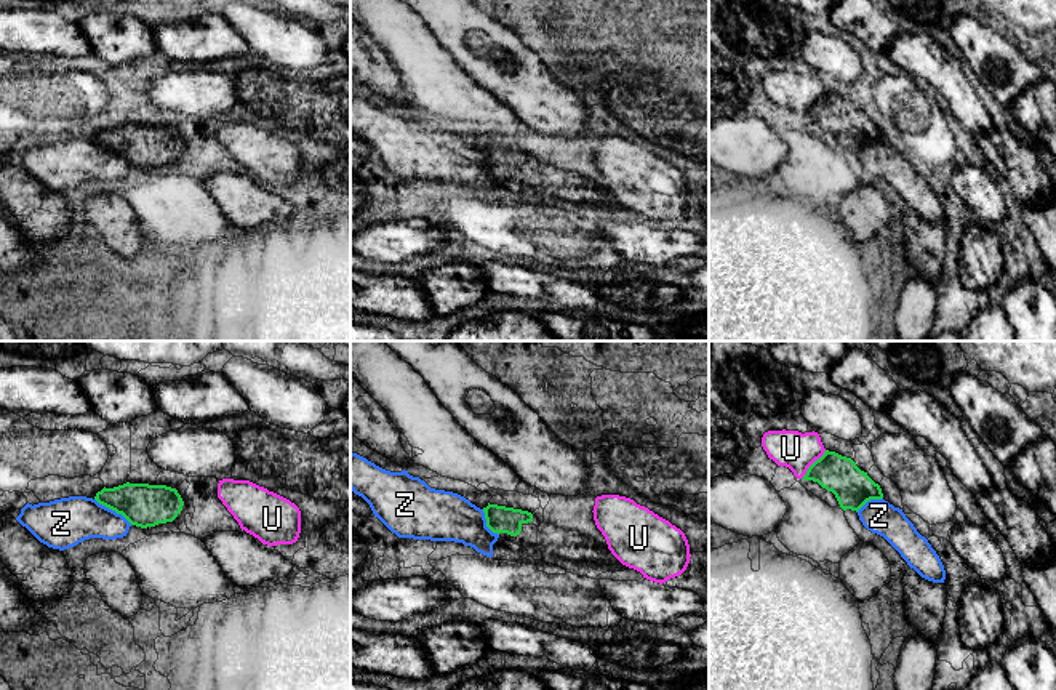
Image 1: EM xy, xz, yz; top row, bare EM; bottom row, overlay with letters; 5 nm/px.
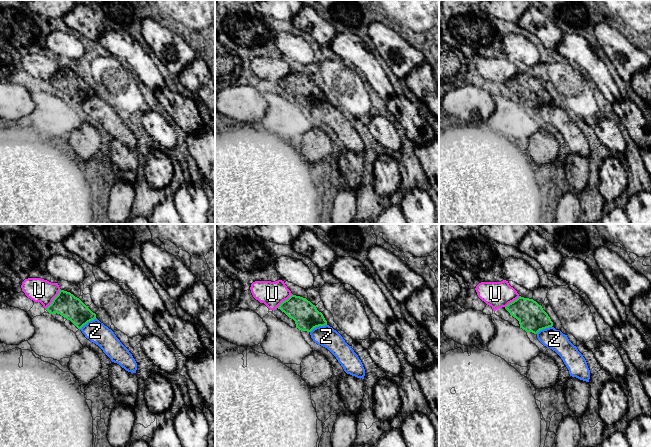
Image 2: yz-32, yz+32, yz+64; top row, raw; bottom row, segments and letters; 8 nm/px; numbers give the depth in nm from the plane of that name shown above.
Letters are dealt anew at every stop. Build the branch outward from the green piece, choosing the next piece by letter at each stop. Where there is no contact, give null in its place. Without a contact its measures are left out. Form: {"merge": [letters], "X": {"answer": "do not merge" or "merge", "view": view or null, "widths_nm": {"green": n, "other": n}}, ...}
{"merge": [], "U": {"answer": "do not merge", "view": "yz", "widths_nm": {"green": 190, "other": 190}}, "Z": {"answer": "do not merge", "view": "xy", "widths_nm": {"green": 220, "other": 240}}}

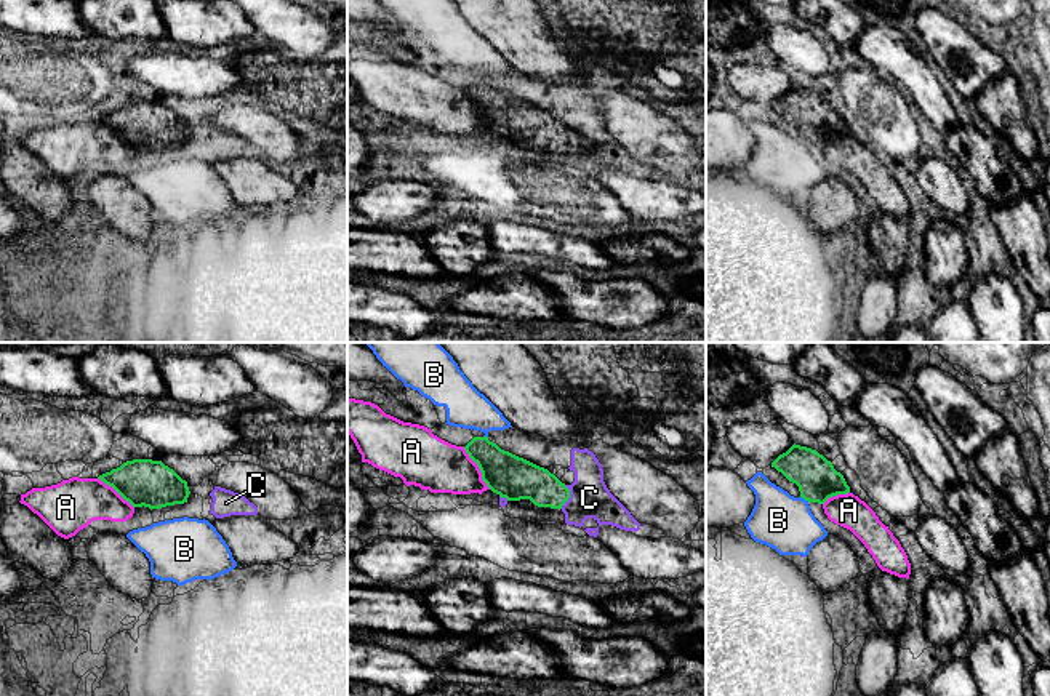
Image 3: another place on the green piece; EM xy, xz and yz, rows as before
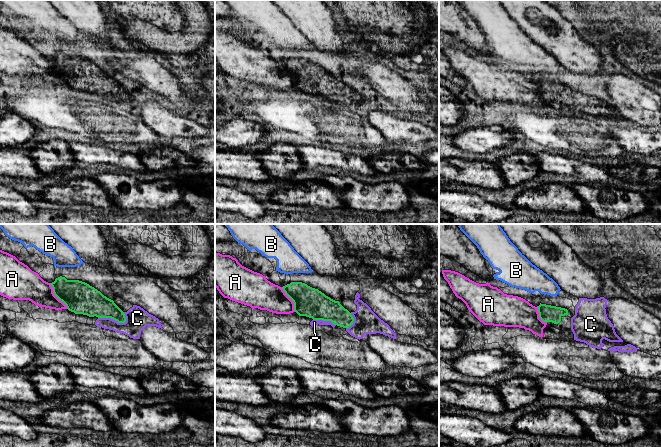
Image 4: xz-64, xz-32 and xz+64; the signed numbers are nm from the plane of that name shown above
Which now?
{"merge": ["C"], "A": {"answer": "do not merge", "view": "xz", "widths_nm": {"green": 220, "other": 260}}, "B": {"answer": "do not merge", "view": "yz", "widths_nm": {"green": 200, "other": 280}}, "C": {"answer": "merge", "view": "xz", "widths_nm": {"green": 190, "other": 200}}}

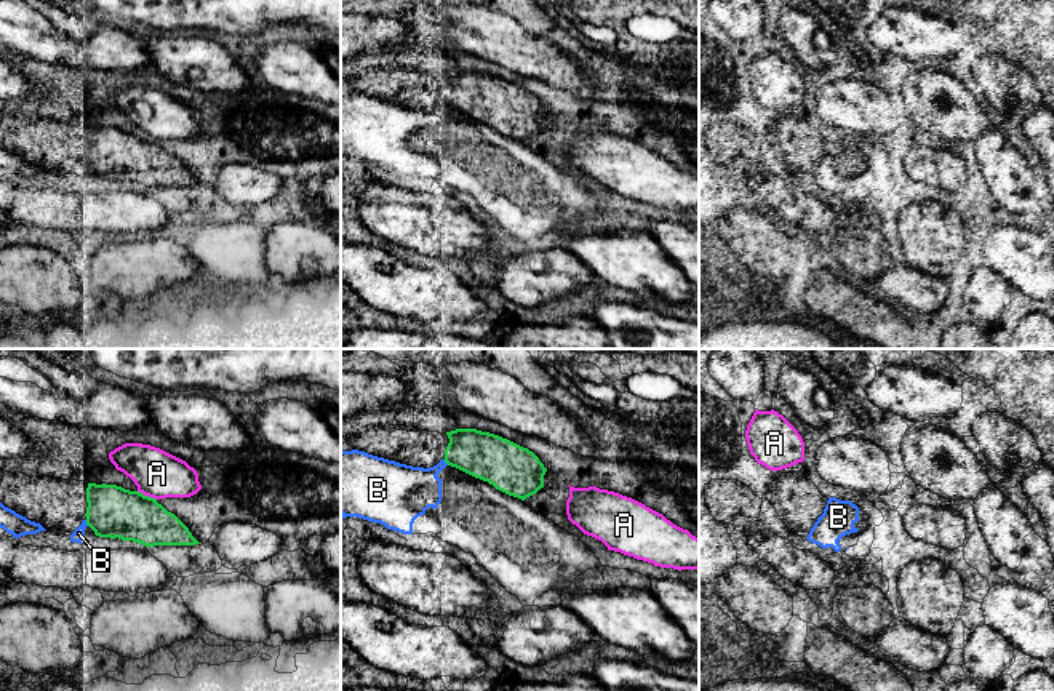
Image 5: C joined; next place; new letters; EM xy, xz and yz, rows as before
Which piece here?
{"merge": [], "A": {"answer": "do not merge", "view": "xy", "widths_nm": {"green": 260, "other": 240}}, "B": {"answer": "do not merge", "view": "xy", "widths_nm": {"green": 260, "other": 60}}}

